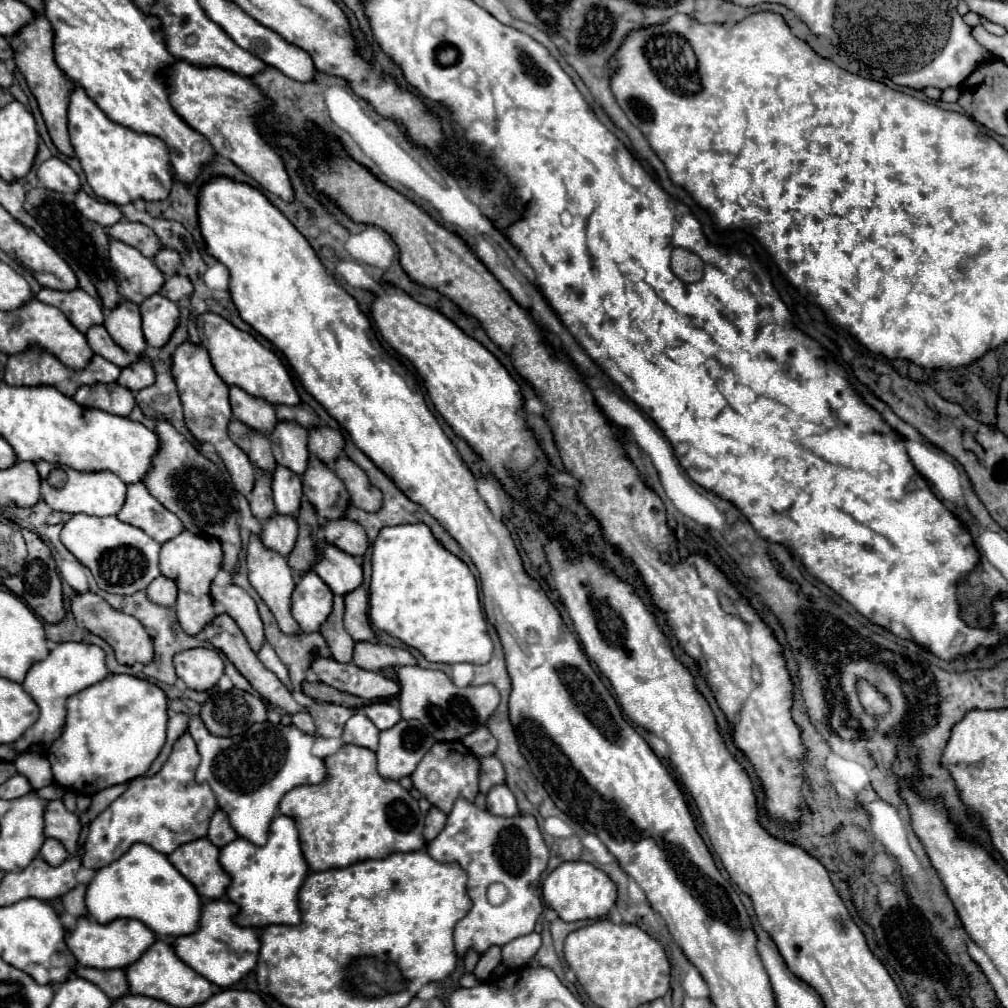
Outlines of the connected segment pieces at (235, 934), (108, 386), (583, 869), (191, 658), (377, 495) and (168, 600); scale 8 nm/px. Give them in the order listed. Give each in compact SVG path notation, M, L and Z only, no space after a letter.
M215 899L203 905L201 911L201 927L197 933L177 937L173 941L177 955L193 967L197 973L201 973L205 979L219 987L229 987L239 983L245 975L249 975L259 959L259 937L255 933L255 927L241 927L235 923L235 917L239 915L239 907L231 903L229 899Z
M95 383L83 385L75 391L73 401L81 407L97 407L113 415L127 417L135 407L135 397L127 387L119 387L119 383Z
M567 861L561 863L549 877L543 881L543 897L551 909L559 913L563 921L581 921L581 919L601 919L615 905L617 887L607 873L585 861Z
M195 647L187 651L179 651L173 659L177 677L185 681L189 689L207 691L217 685L223 675L223 659L215 649Z
M341 455L335 465L333 465L333 471L339 475L339 479L343 479L347 491L349 491L349 497L351 497L351 503L363 511L379 511L381 507L381 491L377 487L373 487L365 475L365 471L355 465L349 457Z
M159 575L157 579L151 581L151 585L145 589L147 591L147 597L157 603L157 605L163 605L163 607L169 607L177 601L177 587L175 587L175 581L173 579L167 579L163 575Z

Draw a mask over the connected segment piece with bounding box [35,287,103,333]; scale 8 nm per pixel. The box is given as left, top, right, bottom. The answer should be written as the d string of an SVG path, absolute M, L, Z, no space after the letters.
M43 287L35 297L43 303L49 303L65 313L65 317L81 331L87 333L91 325L103 323L103 309L97 299L93 299L89 293L83 289L73 289L73 291L55 291Z

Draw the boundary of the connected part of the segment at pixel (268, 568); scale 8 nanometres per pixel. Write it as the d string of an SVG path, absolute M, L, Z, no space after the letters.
M251 535L249 545L247 545L247 569L249 569L251 585L255 587L259 597L267 603L267 607L273 611L279 627L283 627L283 631L287 631L287 633L299 631L299 625L295 623L295 619L291 615L291 593L295 589L295 581L291 575L291 567L287 565L287 559L283 555L279 555L277 551L267 549L261 543L259 535Z

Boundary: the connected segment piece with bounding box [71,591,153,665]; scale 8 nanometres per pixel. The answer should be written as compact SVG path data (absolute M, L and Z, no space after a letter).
M87 591L87 593L77 593L73 599L71 599L71 613L77 621L77 625L83 625L85 629L89 629L91 633L99 635L101 639L105 639L113 651L115 651L115 657L119 663L123 665L133 665L133 663L151 663L153 659L153 643L151 643L151 637L149 633L145 631L145 627L131 615L127 613L121 613L117 609L113 609L103 597Z

